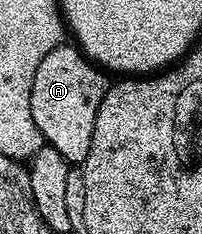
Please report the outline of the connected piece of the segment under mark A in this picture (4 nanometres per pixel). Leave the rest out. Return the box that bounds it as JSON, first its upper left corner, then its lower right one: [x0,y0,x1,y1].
[32,42,108,166]

